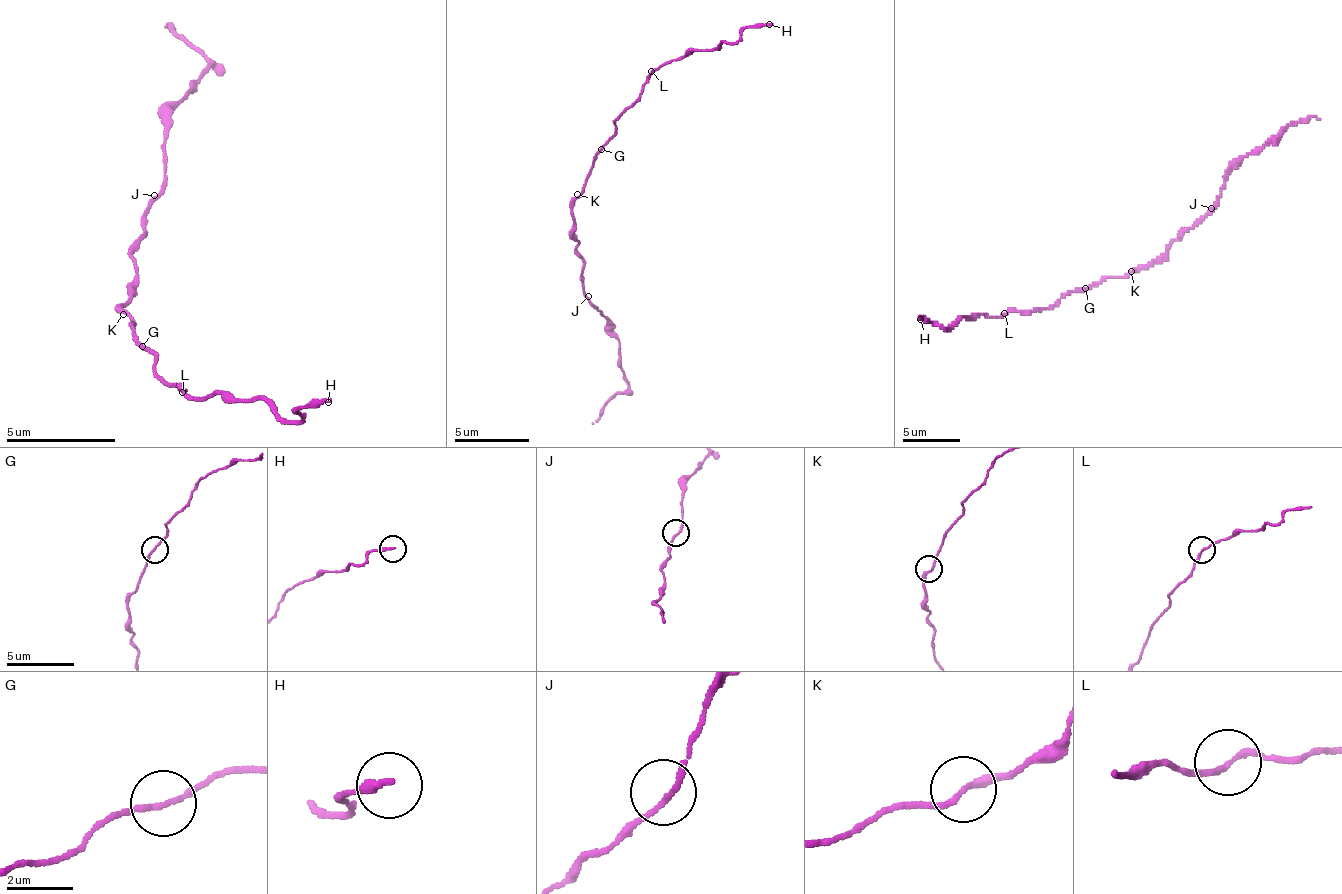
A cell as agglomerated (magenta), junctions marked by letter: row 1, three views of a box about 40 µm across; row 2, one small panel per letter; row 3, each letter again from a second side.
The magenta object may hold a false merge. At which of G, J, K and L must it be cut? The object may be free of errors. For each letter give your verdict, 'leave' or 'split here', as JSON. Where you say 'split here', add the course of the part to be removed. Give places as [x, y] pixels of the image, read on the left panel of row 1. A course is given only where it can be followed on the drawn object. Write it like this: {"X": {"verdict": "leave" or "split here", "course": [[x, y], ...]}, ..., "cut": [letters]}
{"G": {"verdict": "leave"}, "J": {"verdict": "leave"}, "K": {"verdict": "leave"}, "L": {"verdict": "leave"}, "cut": []}

